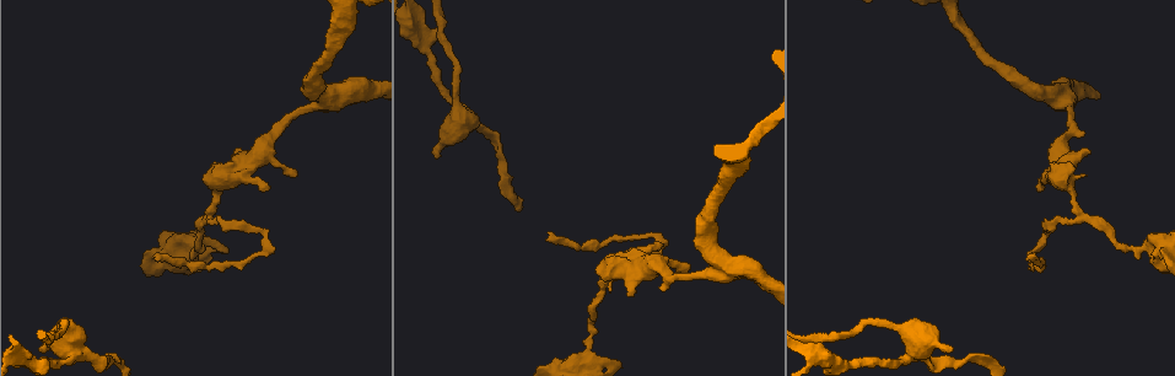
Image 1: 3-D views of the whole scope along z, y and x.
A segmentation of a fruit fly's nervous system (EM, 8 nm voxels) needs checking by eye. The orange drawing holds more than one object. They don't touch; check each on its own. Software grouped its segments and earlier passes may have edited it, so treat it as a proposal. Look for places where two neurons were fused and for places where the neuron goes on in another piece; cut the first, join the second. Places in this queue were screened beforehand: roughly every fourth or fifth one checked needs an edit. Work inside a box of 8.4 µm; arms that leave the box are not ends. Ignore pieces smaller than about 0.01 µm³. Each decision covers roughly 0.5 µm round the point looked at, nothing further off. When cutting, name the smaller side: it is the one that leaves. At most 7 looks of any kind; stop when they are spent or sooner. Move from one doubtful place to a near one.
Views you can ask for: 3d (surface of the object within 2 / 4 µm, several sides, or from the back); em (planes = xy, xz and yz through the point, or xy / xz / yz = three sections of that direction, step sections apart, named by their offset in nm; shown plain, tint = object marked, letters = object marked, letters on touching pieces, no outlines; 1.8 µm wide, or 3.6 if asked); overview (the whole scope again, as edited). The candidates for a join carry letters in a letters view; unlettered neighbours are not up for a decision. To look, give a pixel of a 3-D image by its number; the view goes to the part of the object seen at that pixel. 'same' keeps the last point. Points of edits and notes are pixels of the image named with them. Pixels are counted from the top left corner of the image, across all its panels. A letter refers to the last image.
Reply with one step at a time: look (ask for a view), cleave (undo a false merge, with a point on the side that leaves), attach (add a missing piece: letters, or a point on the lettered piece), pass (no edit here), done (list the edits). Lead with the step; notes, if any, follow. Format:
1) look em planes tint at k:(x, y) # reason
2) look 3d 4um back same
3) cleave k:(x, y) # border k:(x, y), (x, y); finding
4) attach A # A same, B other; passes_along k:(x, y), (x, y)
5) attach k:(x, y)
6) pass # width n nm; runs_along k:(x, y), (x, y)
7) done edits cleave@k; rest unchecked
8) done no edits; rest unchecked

look 3d 2um at 1:(604, 291) # thick turns thin

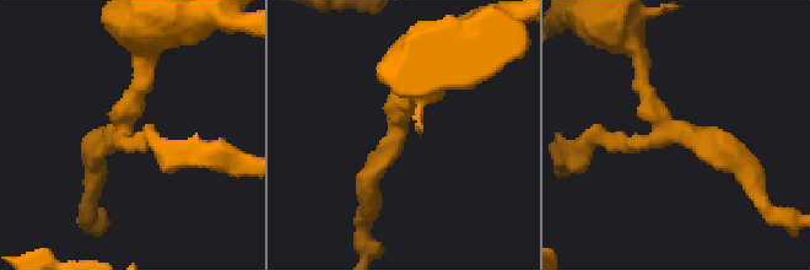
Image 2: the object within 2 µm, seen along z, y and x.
look em 3.6um yz step 4 tint at 2:(669, 127) # arms 3; now the EM

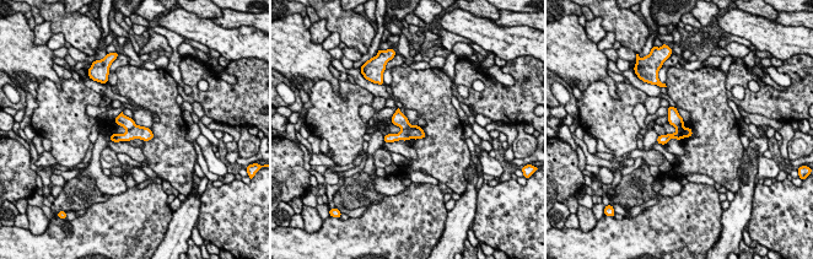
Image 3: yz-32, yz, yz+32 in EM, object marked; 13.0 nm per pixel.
look em 3.6um yz step 4 letters same # what lies round it

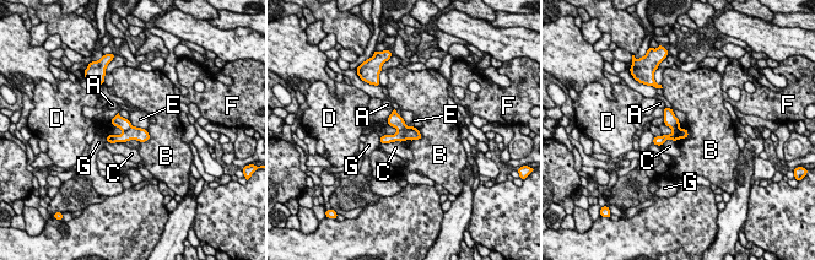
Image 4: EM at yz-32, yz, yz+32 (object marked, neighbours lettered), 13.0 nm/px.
cleave 4:(141, 135) # longest_contact E 300 nm; A other, B other, C other, D other, E other, F other, G other; part_leaving 4:(146, 136), (127, 135), (109, 139); two neurons meet here

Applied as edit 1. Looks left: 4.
look 3d 4um at 1:(290, 115) # thick turns thin

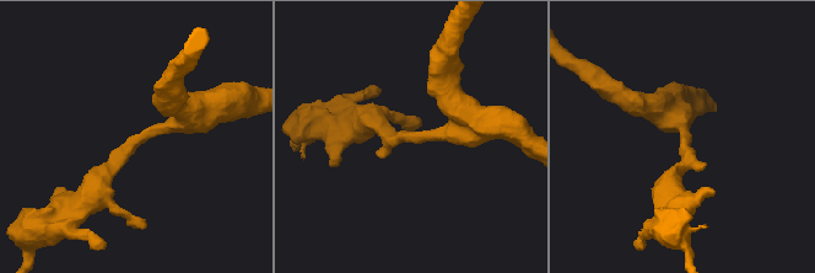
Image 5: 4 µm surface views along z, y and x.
look em planes tint at 5:(134, 139) # arm_widths 260, 340 nm; need the tissue

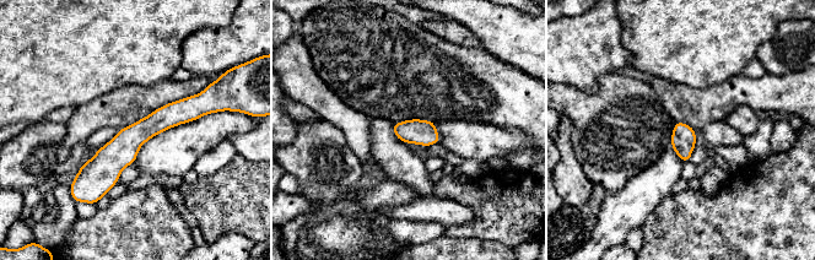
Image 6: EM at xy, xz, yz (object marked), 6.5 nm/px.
look em planes letters same

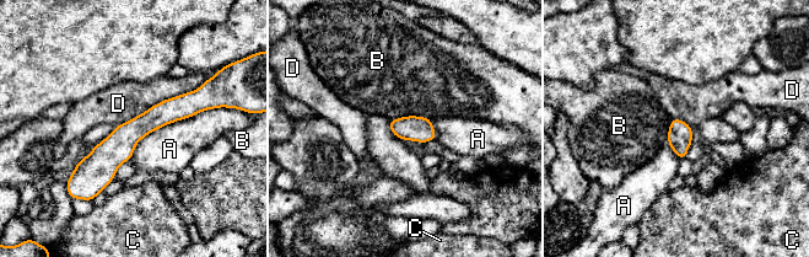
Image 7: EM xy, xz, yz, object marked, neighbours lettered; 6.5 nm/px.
pass # longest_contact A 650 nm; A other, B other, C other, D other; border 7:(203, 83), (116, 126); one neuron here

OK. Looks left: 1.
done edits cleave@4; rest unchecked

